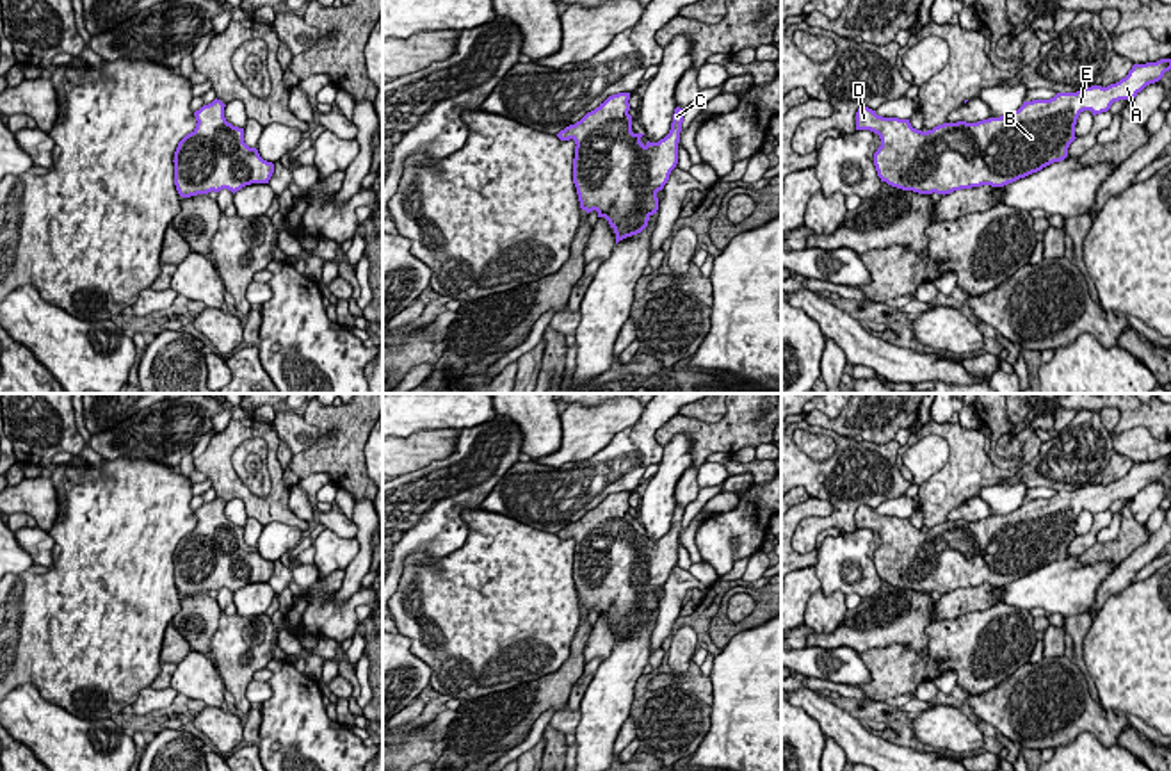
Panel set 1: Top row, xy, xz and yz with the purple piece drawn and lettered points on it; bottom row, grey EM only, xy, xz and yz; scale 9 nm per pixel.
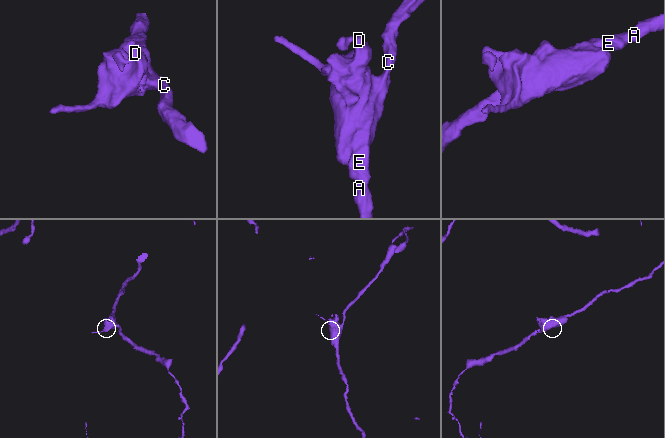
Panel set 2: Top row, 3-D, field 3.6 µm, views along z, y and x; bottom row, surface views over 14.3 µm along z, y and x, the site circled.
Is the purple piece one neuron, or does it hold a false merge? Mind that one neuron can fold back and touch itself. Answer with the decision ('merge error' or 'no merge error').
no merge error

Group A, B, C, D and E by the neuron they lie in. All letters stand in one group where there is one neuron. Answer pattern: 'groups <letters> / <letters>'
groups A B C D E

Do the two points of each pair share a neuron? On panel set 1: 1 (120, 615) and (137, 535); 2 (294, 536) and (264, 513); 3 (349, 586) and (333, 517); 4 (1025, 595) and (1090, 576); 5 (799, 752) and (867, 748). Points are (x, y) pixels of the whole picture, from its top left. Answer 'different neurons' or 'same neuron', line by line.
1: same neuron
2: different neurons
3: different neurons
4: same neuron
5: different neurons

